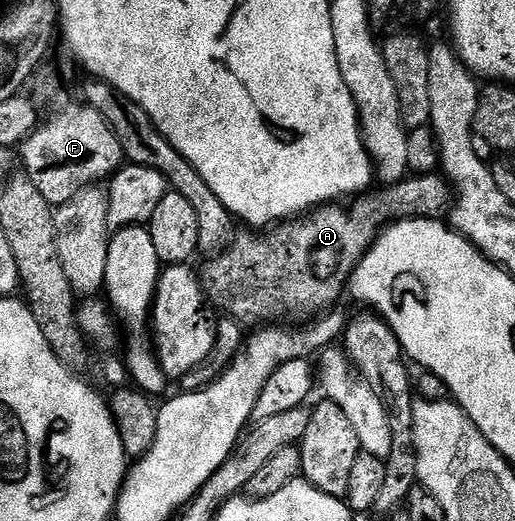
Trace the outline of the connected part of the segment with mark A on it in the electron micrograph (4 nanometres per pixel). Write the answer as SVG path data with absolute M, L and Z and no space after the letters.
M442 173L411 174L393 185L383 186L382 189L383 191L378 191L375 195L363 193L345 205L316 207L301 217L277 224L265 233L246 229L243 235L242 232L235 234L234 242L225 251L213 256L207 262L210 264L207 265L206 272L201 272L200 282L206 290L207 300L219 312L222 310L222 313L237 319L243 325L270 325L275 321L290 321L286 319L313 320L331 310L342 294L347 294L350 274L357 269L358 262L370 250L380 234L380 229L399 219L445 220L456 202L455 188Z

